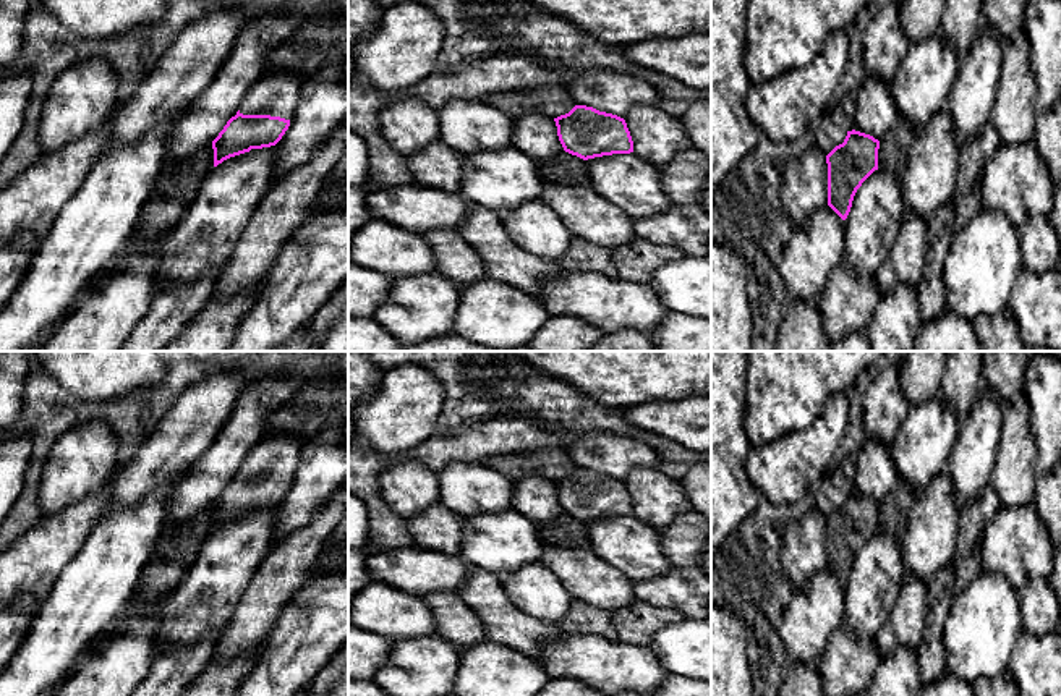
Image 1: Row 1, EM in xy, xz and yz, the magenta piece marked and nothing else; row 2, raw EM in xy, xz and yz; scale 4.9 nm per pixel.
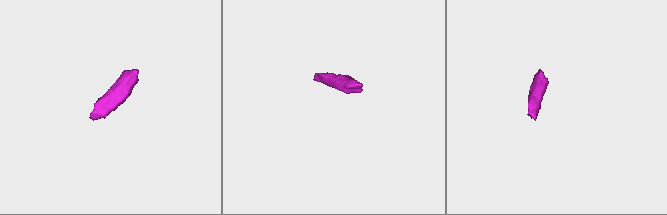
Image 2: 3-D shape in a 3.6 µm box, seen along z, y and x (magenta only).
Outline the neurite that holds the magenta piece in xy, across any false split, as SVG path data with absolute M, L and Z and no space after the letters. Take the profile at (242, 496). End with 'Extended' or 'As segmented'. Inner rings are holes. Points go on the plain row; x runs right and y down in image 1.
M288 432L264 435L249 450L236 477L212 503L214 529L251 511L275 508L290 489L301 443Z. Extended

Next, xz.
M575 468L554 484L564 513L583 523L633 515L627 486L617 477Z. As segmented

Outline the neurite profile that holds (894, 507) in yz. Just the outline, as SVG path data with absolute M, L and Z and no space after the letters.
M904 482L880 502L878 531L893 534L901 541L907 531L907 515L915 500L915 492Z

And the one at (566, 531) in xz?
M565 513L544 526L541 534L546 545L591 549L586 523Z

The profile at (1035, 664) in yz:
M1022 630L1011 652L1009 672L1019 696L1061 696L1061 633L1033 636Z

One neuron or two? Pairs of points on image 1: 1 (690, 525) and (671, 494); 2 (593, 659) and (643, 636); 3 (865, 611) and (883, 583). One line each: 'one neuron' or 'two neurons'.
1: two neurons
2: two neurons
3: one neuron

